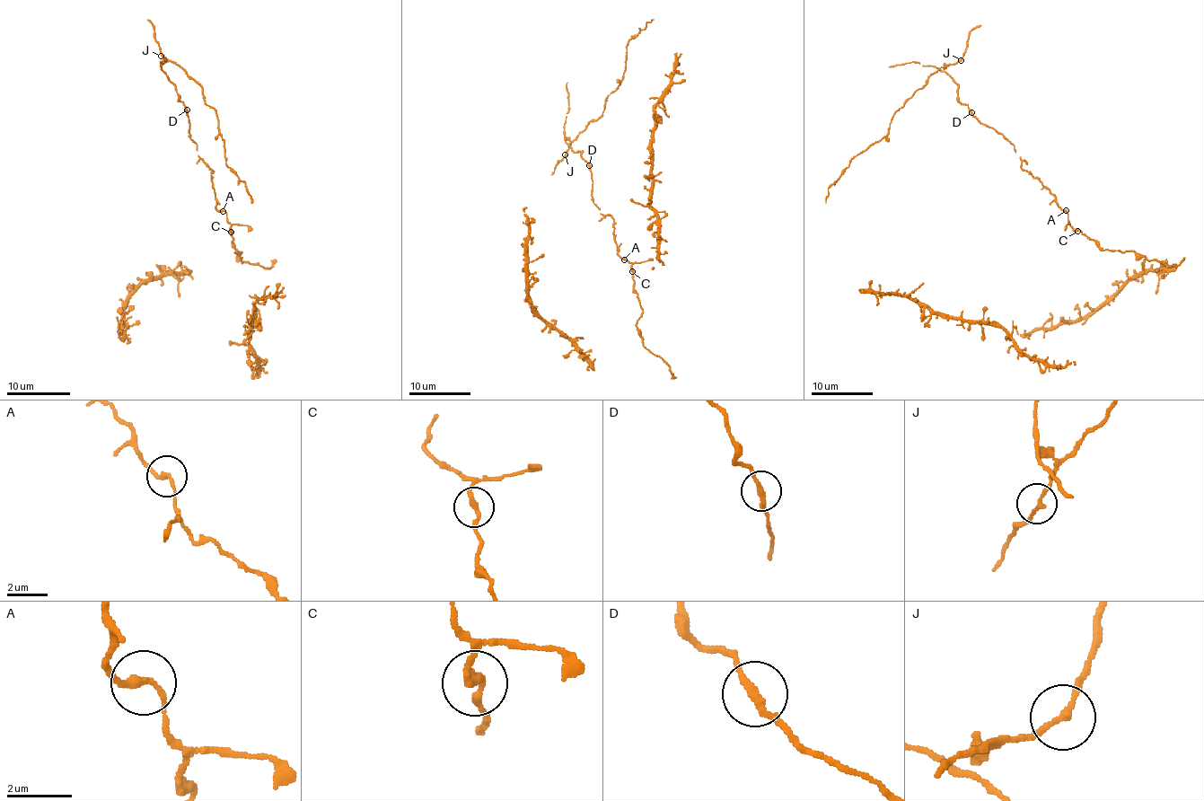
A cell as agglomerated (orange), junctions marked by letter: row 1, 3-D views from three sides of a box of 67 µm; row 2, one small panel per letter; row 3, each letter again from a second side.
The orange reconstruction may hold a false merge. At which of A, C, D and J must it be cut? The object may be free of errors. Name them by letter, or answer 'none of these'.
none of these

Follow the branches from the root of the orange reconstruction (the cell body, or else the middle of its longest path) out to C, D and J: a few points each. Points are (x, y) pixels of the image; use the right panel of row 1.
C: (831, 186), (946, 66), (957, 99), (1015, 146), (1022, 168), (1077, 231)
D: (831, 186), (856, 155), (888, 132), (892, 117), (941, 67), (946, 66), (957, 99), (971, 112)
J: (831, 186), (856, 155), (888, 132), (892, 117), (935, 71), (961, 60)

